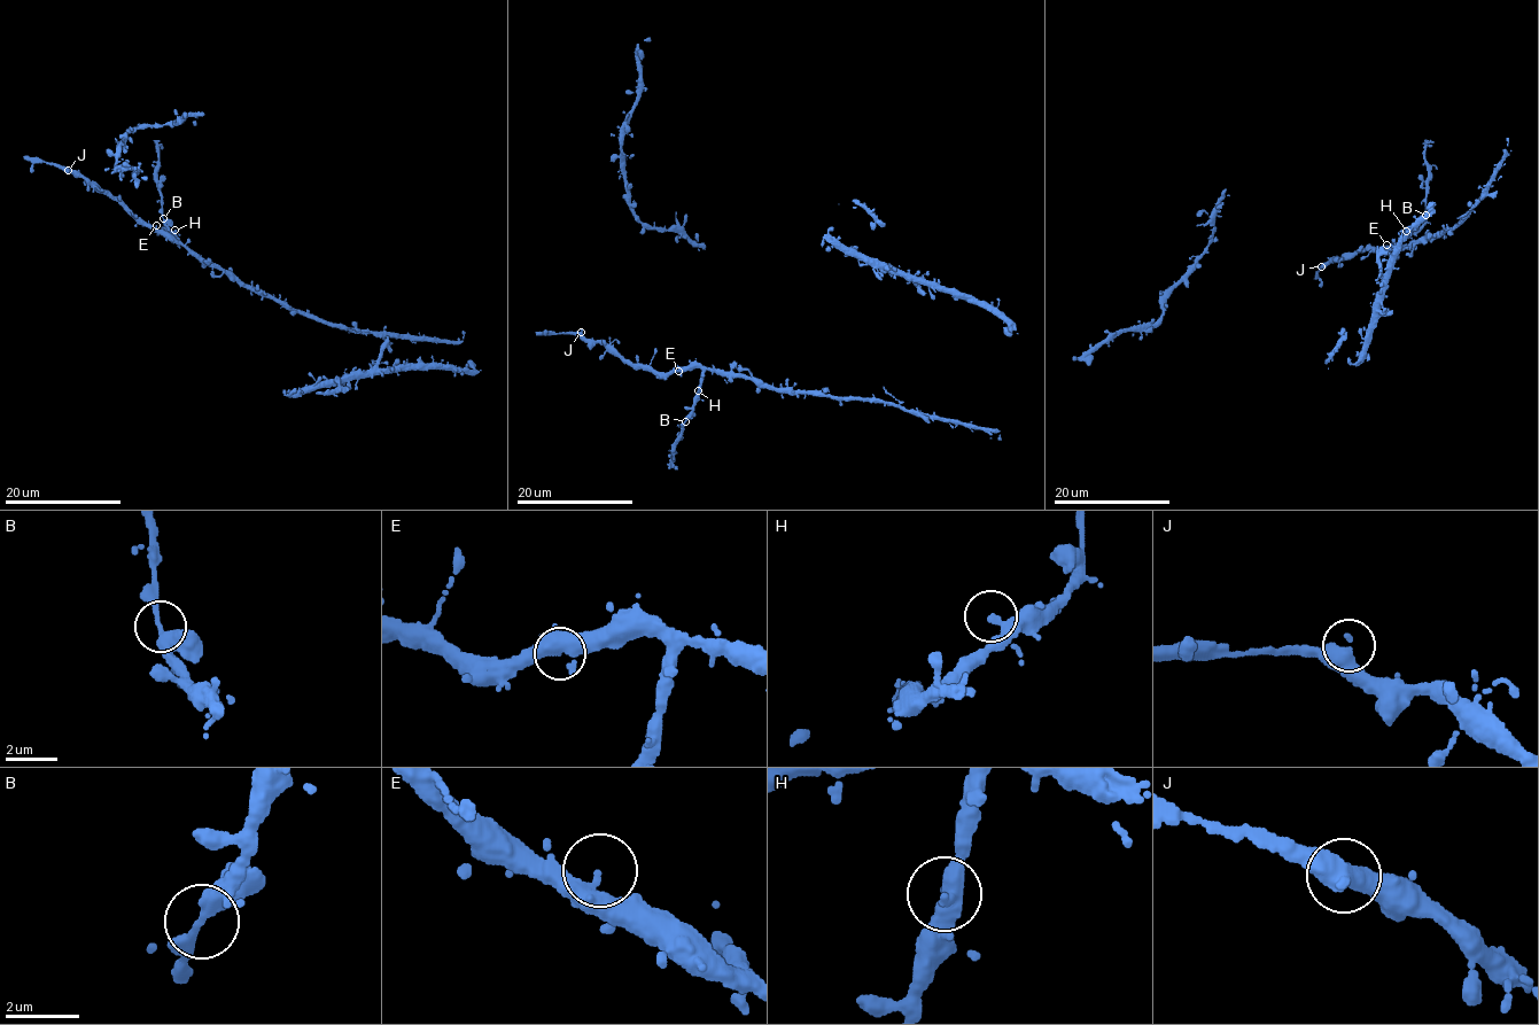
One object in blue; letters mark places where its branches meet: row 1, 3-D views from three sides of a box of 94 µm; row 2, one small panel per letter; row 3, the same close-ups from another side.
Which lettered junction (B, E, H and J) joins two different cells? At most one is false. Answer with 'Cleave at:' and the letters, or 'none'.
Cleave at: none

